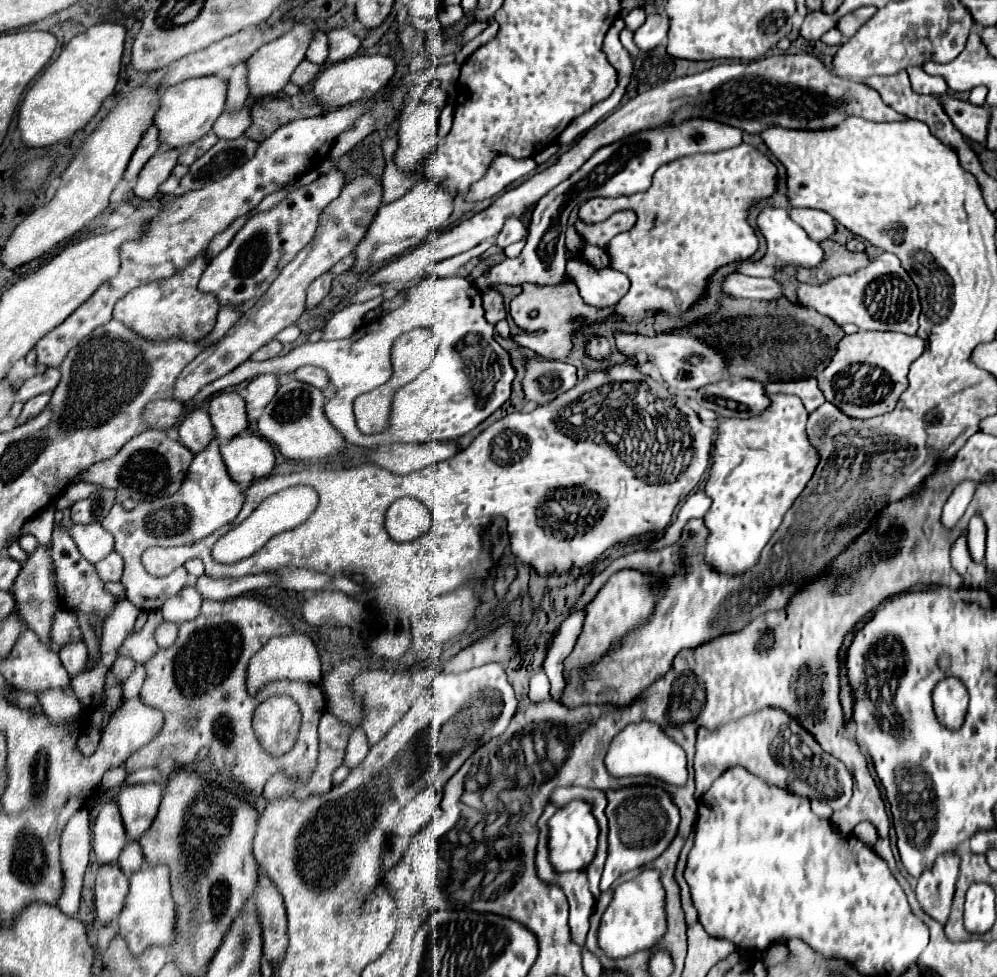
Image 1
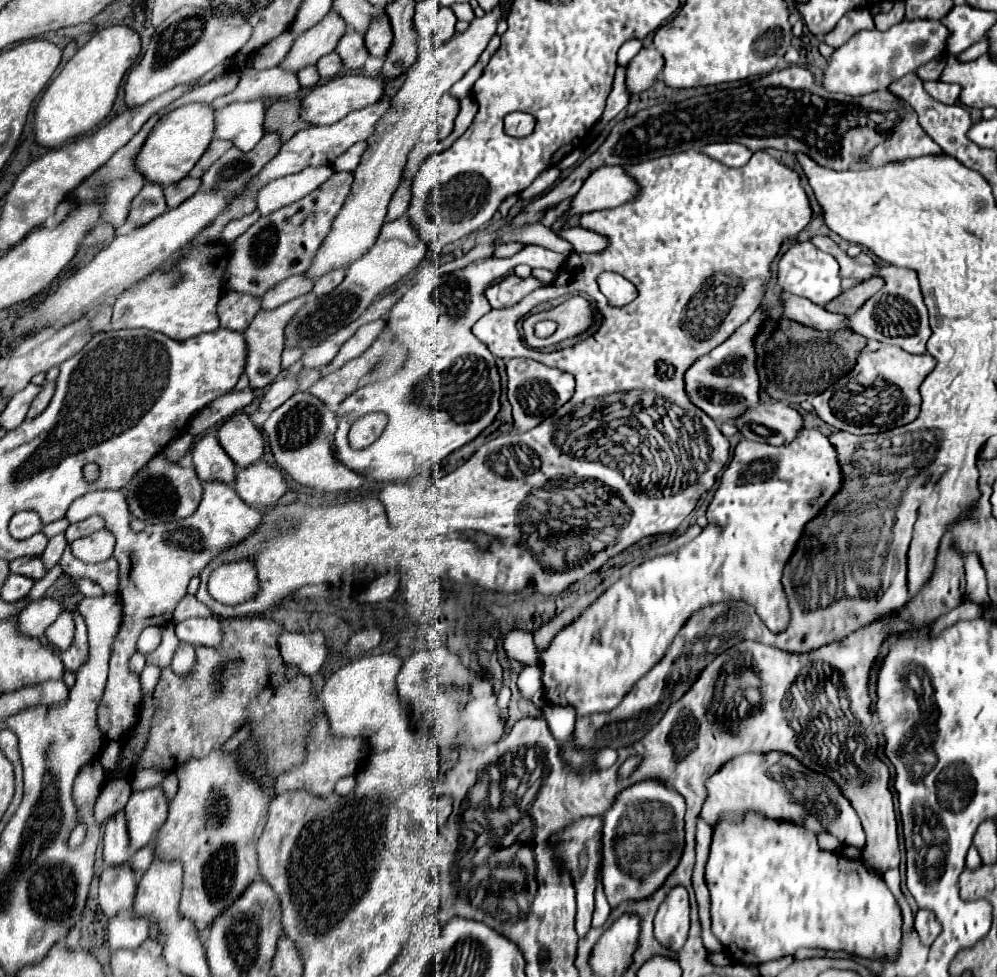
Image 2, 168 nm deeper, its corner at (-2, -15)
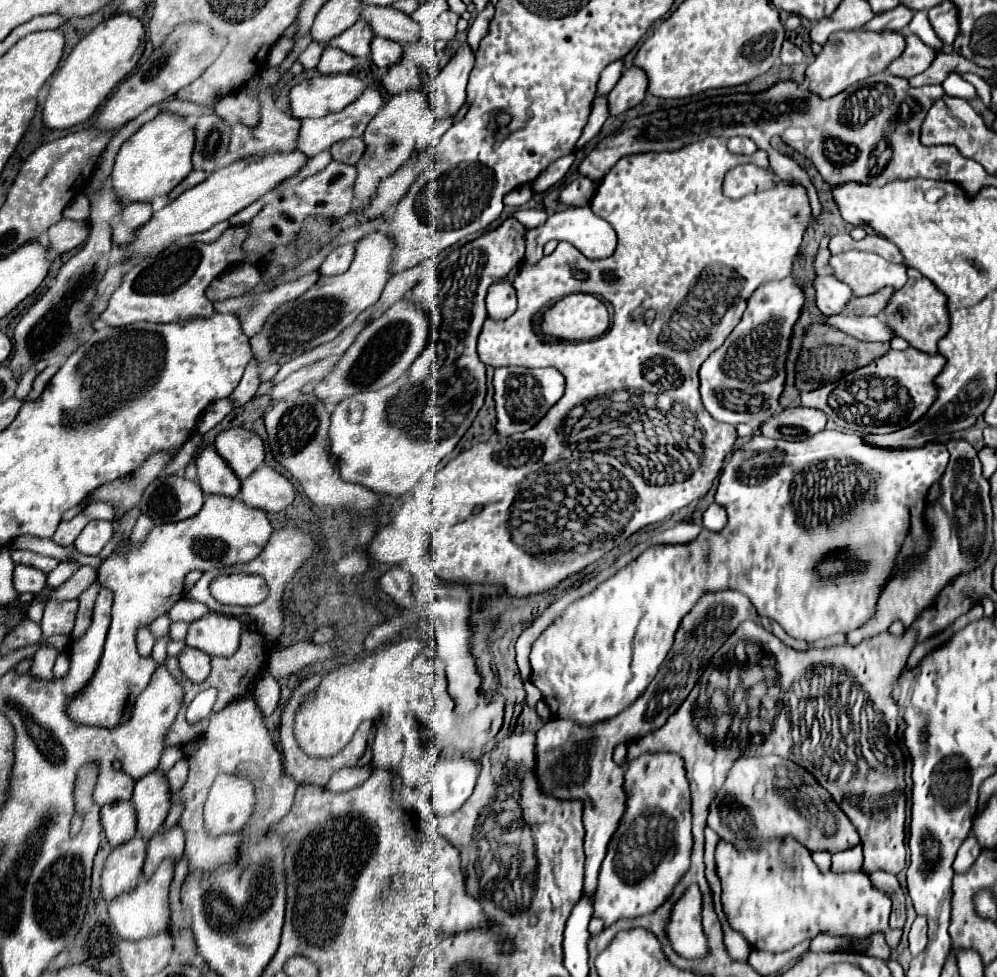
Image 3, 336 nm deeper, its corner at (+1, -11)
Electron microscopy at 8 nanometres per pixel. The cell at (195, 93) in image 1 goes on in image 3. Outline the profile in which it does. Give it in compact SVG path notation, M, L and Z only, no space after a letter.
M157 114L127 138L117 152L111 172L111 188L121 204L151 202L155 196L167 196L191 170L191 154L195 146L193 126L175 114Z

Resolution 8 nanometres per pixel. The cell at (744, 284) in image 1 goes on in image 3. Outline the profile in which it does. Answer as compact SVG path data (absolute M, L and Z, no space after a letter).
M839 314L825 318L825 322L863 342L891 342L893 338L897 338L895 330L891 330L881 318L855 318Z

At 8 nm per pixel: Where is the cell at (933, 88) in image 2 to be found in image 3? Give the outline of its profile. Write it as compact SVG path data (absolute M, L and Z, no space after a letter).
M951 74L945 82L943 82L943 90L945 94L949 96L957 96L957 98L965 98L965 100L973 100L973 98L979 98L977 90L973 84L965 82L961 76L957 74Z

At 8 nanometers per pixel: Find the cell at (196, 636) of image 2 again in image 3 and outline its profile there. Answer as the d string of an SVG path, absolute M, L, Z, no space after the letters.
M209 612L189 624L185 644L203 650L209 656L231 656L239 648L241 632L243 624L237 618Z

